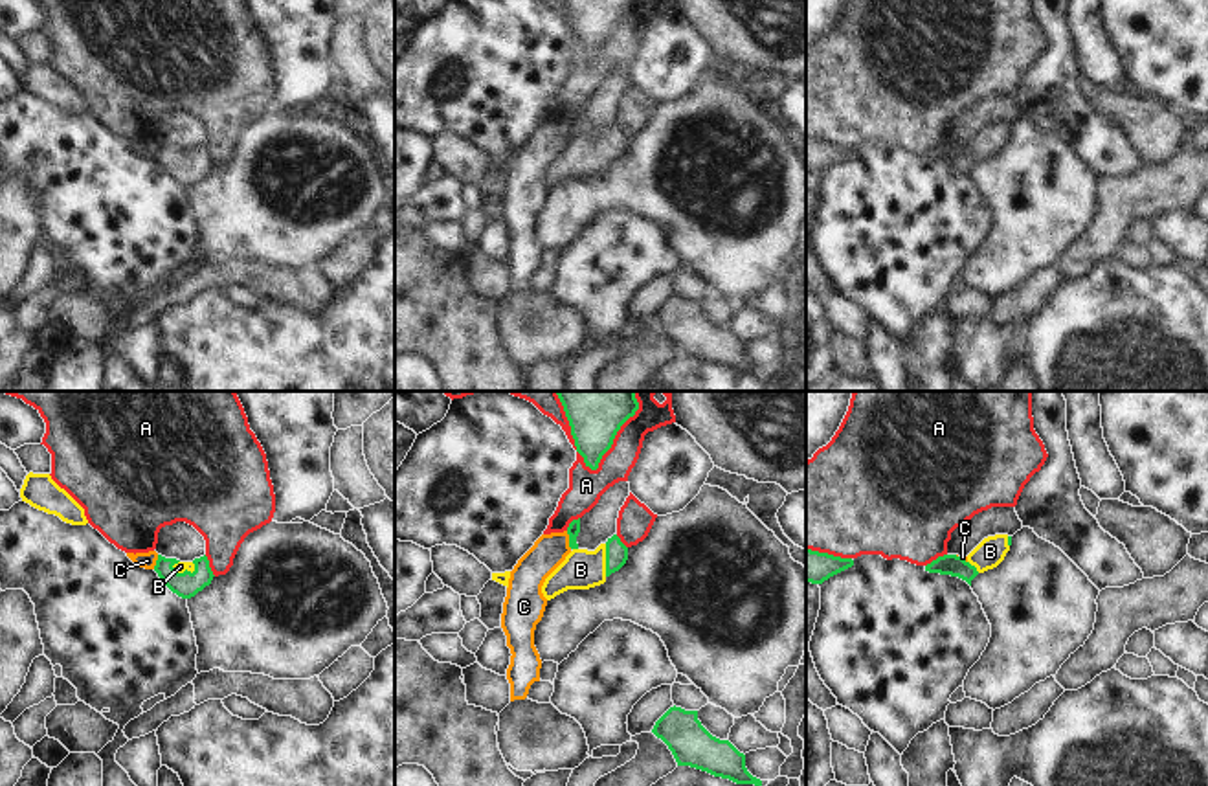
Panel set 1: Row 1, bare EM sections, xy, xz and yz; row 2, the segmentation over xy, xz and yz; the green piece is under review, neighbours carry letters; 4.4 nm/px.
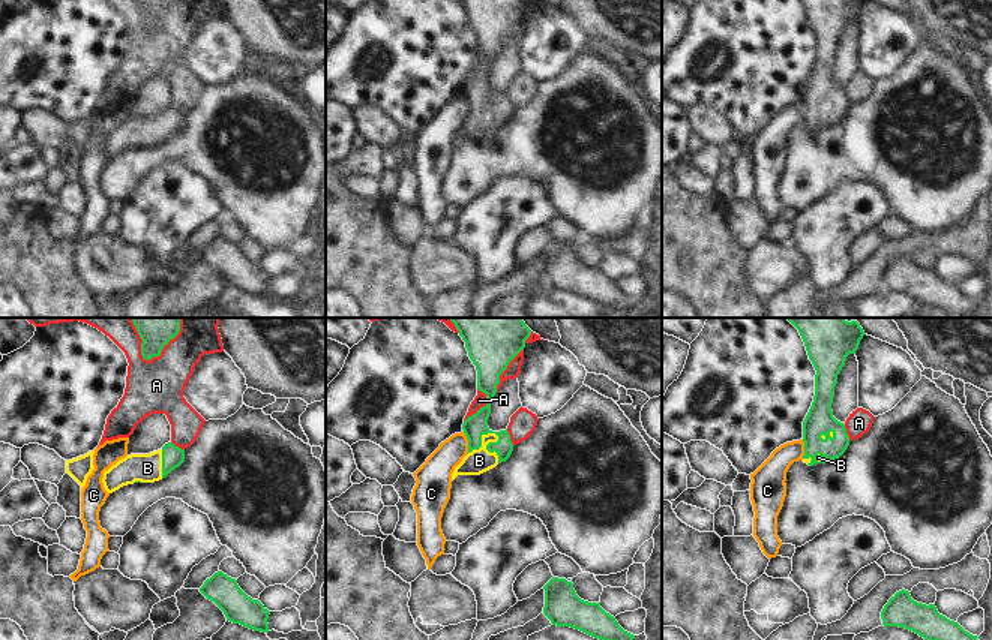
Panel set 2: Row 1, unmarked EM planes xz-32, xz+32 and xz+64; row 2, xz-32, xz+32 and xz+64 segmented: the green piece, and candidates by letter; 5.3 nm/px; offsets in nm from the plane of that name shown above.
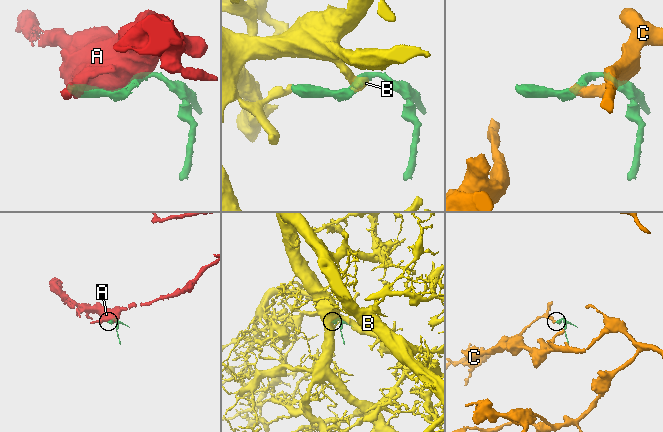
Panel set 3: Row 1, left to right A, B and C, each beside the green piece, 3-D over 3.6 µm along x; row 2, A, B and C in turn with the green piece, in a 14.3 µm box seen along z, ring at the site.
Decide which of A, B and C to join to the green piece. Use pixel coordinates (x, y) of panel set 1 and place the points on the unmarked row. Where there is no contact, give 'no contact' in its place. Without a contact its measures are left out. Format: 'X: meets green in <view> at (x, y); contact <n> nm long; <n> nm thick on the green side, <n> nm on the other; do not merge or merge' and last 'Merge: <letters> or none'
A: meets green in xz at (612, 32); contact 340 nm long; 190 nm thick on the green side, 150 nm on the other; do not merge
B: meets green in xz at (606, 149); contact 140 nm long; 100 nm thick on the green side, 170 nm on the other; merge
C: meets green in xz at (570, 129); contact 80 nm long; 60 nm thick on the green side, 150 nm on the other; do not merge
Merge: B

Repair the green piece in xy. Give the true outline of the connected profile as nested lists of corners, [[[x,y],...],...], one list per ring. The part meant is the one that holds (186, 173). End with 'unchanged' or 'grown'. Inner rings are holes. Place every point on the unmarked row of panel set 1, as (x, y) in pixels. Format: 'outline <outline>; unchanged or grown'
outline [[[158,143],[154,160],[165,174],[182,187],[191,187],[213,169],[207,145],[195,147],[193,151],[180,151]]]; grown

